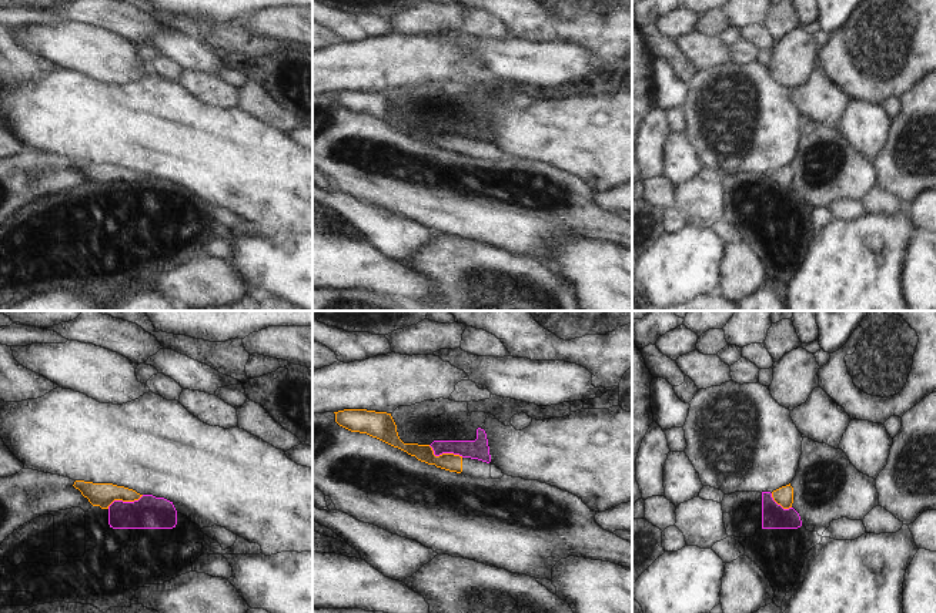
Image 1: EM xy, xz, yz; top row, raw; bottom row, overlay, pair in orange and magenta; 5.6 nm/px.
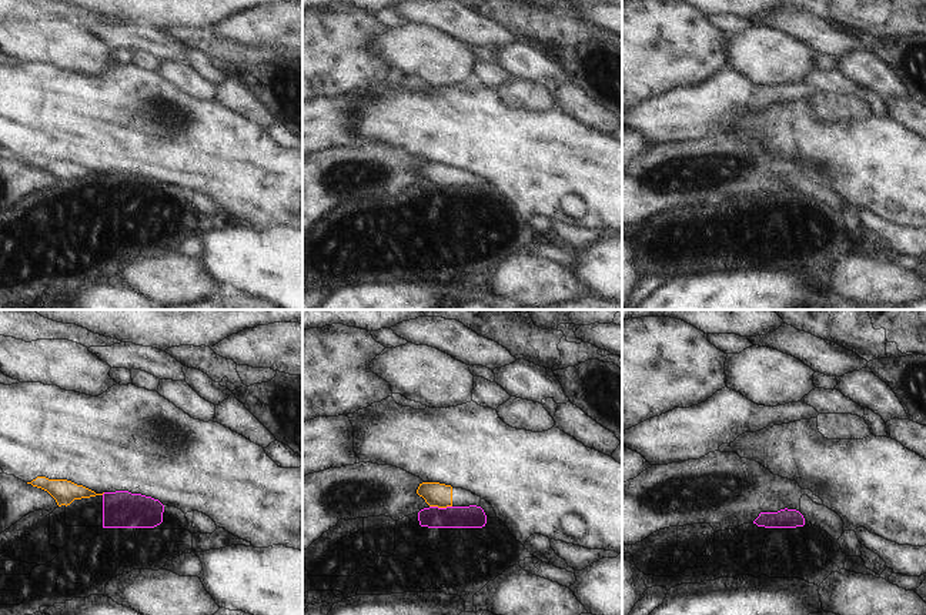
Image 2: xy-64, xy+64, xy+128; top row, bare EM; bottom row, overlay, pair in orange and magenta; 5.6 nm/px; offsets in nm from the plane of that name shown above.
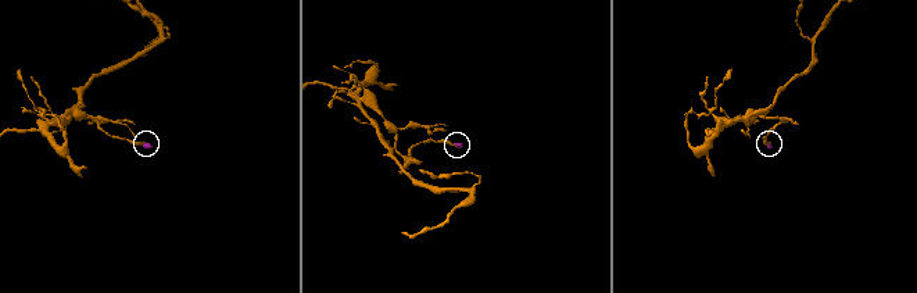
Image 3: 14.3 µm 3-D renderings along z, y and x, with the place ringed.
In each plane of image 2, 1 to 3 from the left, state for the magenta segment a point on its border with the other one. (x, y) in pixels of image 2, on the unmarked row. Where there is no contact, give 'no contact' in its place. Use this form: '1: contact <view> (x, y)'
1: no contact
2: contact xy+64 (441, 187)
3: no contact

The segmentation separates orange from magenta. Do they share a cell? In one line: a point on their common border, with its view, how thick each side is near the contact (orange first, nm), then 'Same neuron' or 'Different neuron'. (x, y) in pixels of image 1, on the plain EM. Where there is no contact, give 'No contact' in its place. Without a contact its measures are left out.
Touches orange at xz (444, 134). Thickness 100 nm (orange) against 110 nm. Same neuron.

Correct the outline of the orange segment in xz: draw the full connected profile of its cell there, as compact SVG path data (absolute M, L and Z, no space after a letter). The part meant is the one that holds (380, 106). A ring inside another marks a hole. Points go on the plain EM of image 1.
M344 90L334 94L340 107L351 113L367 114L415 137L421 143L449 153L461 154L464 138L491 143L487 114L481 108L477 110L475 121L434 121L431 125L418 125L404 124L400 120L391 94L367 90Z

